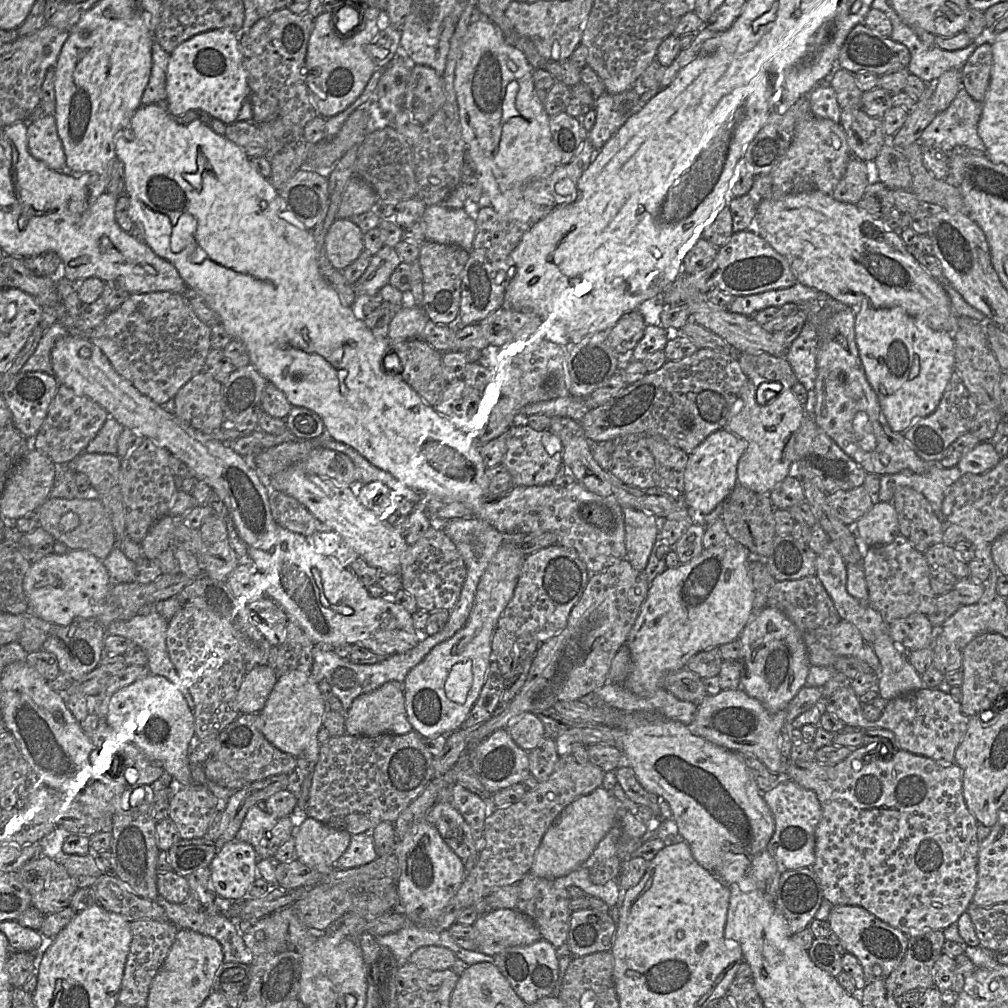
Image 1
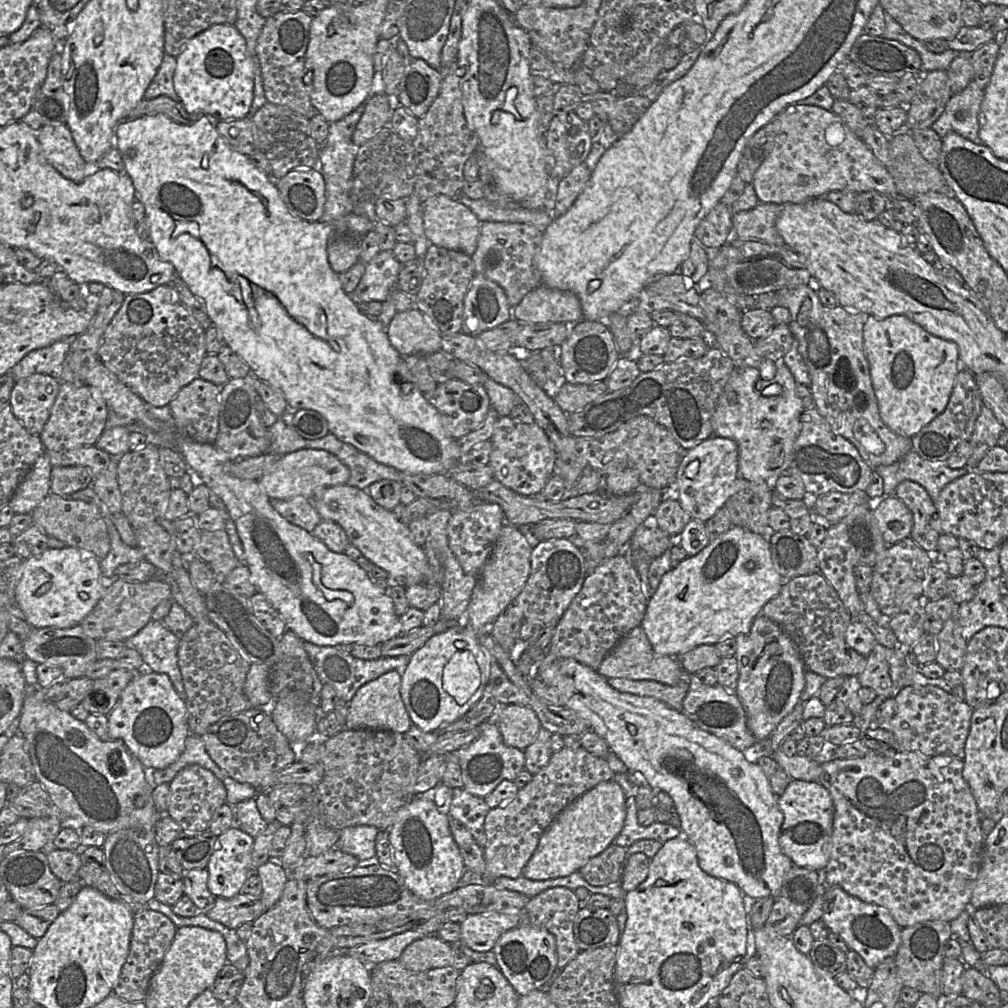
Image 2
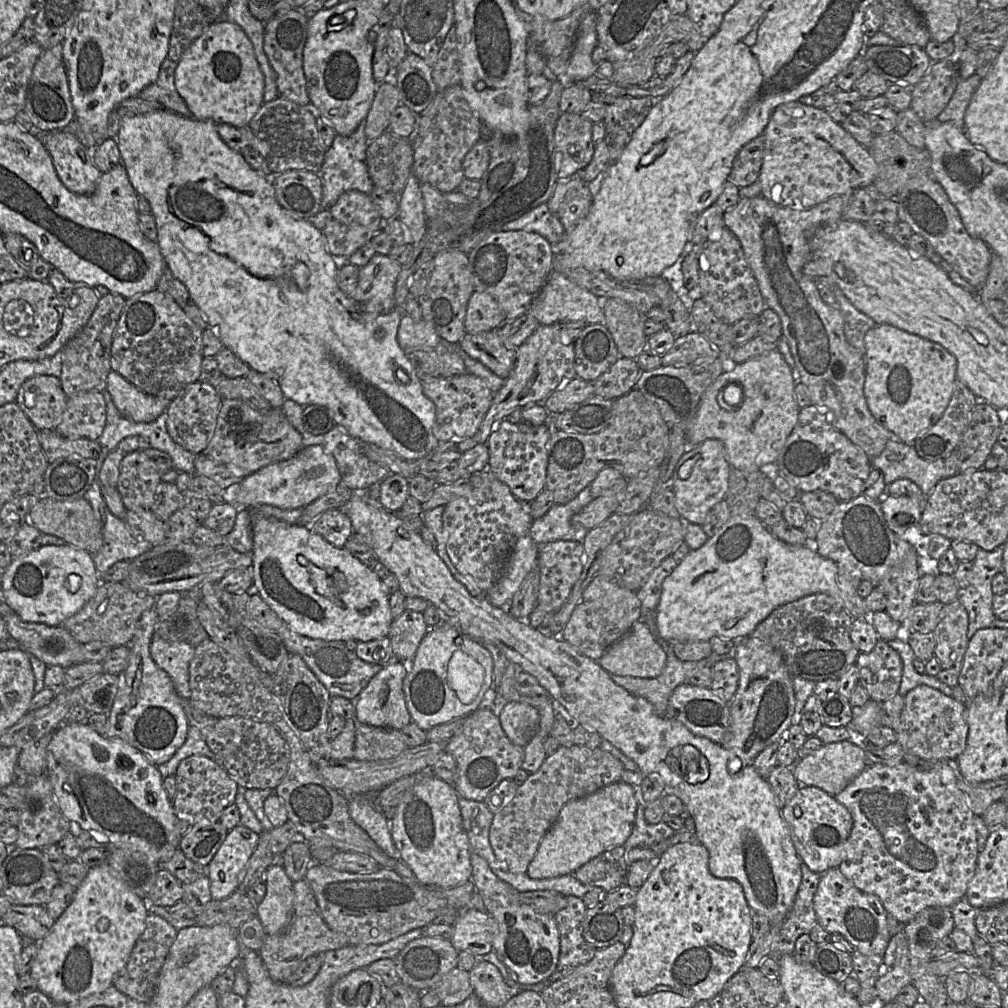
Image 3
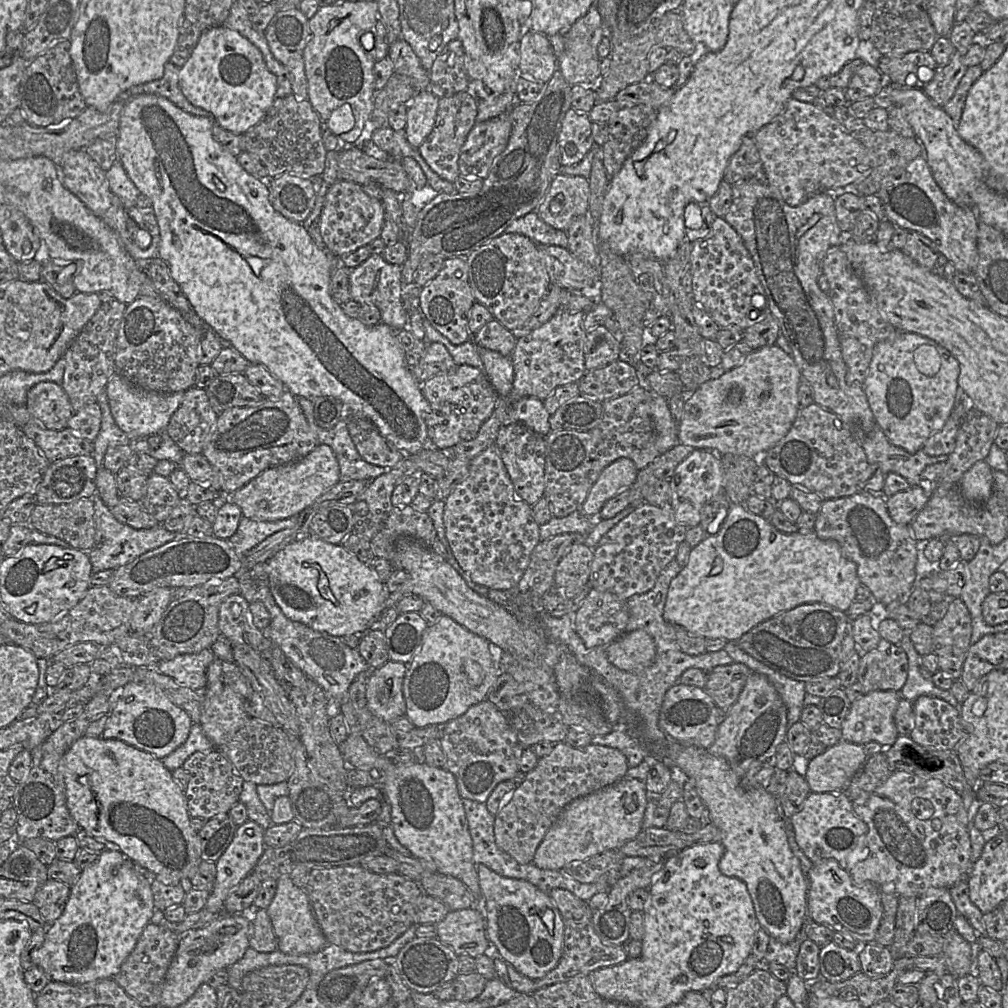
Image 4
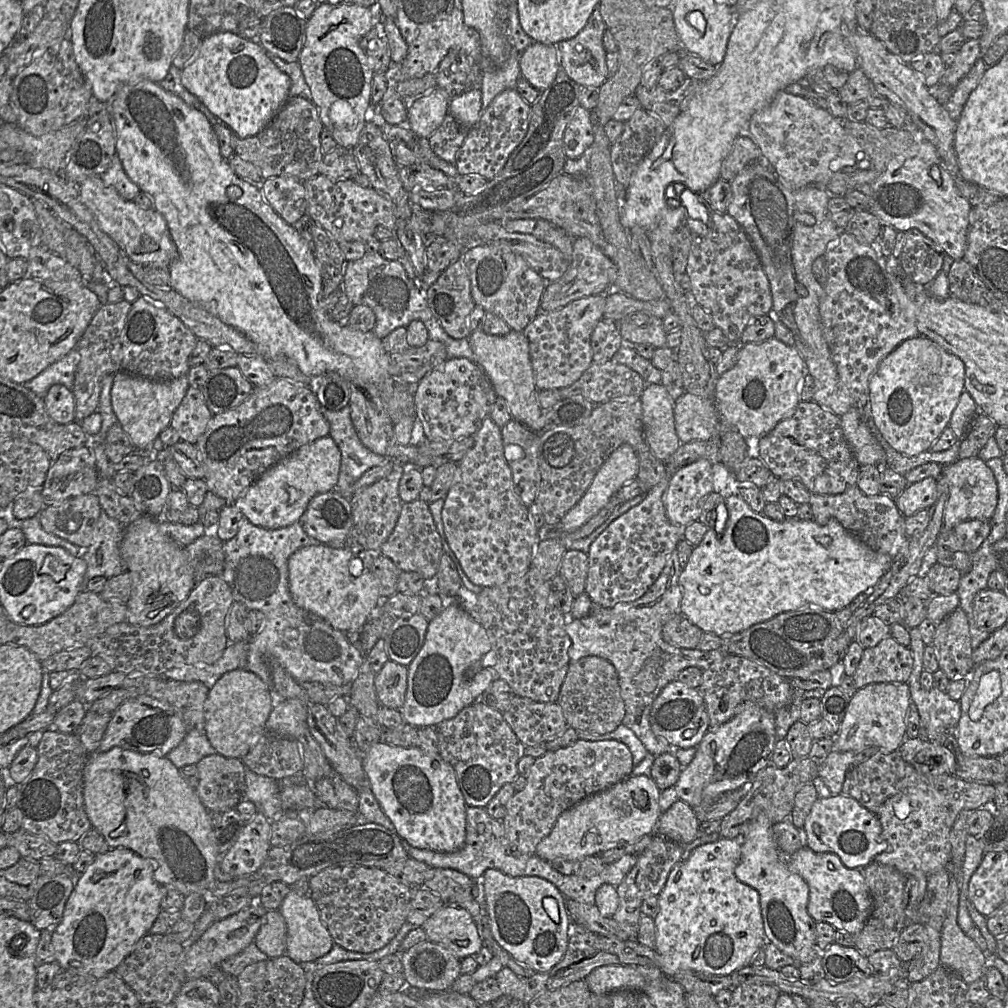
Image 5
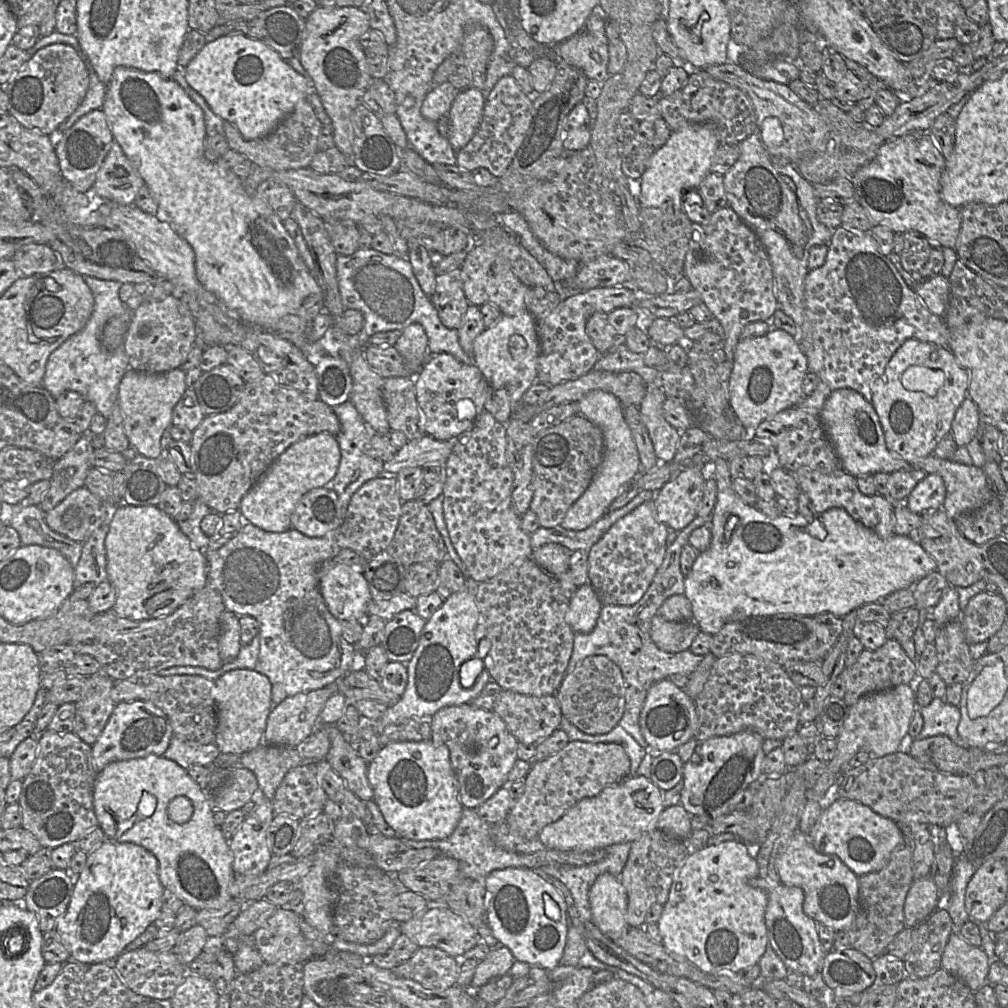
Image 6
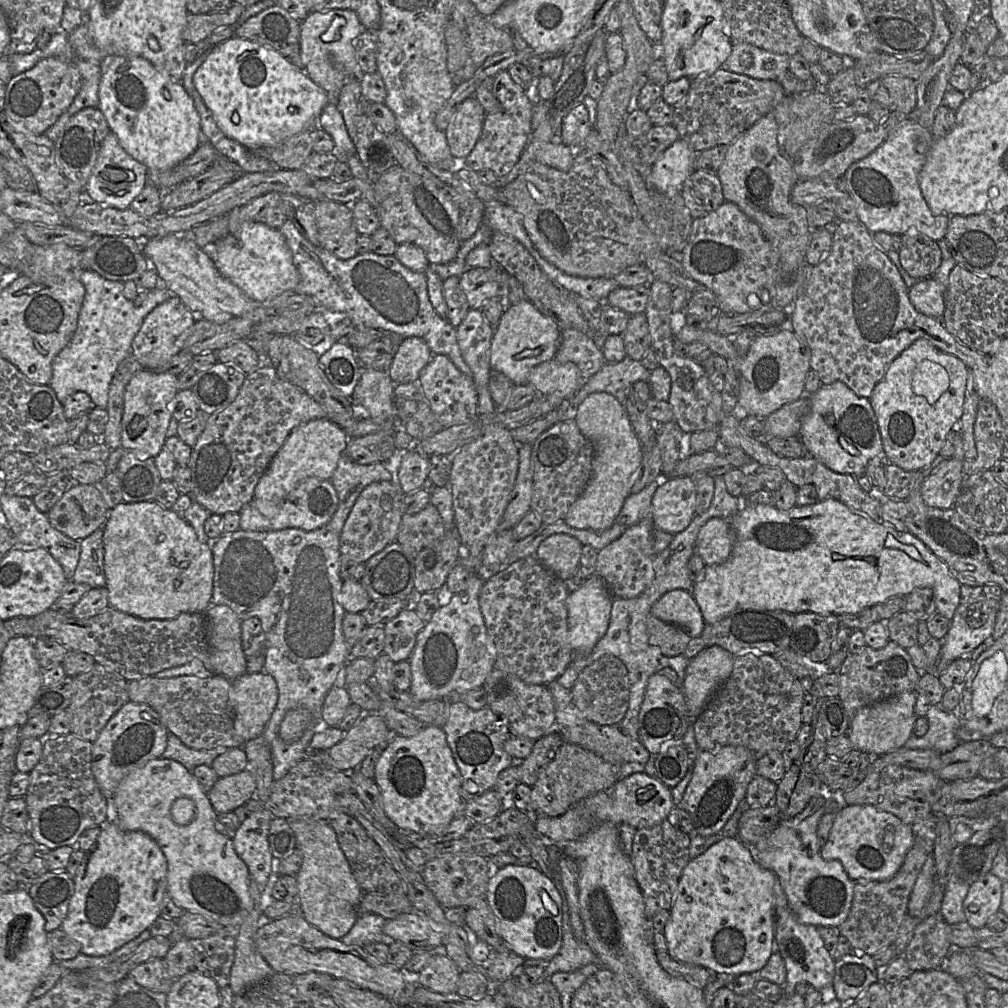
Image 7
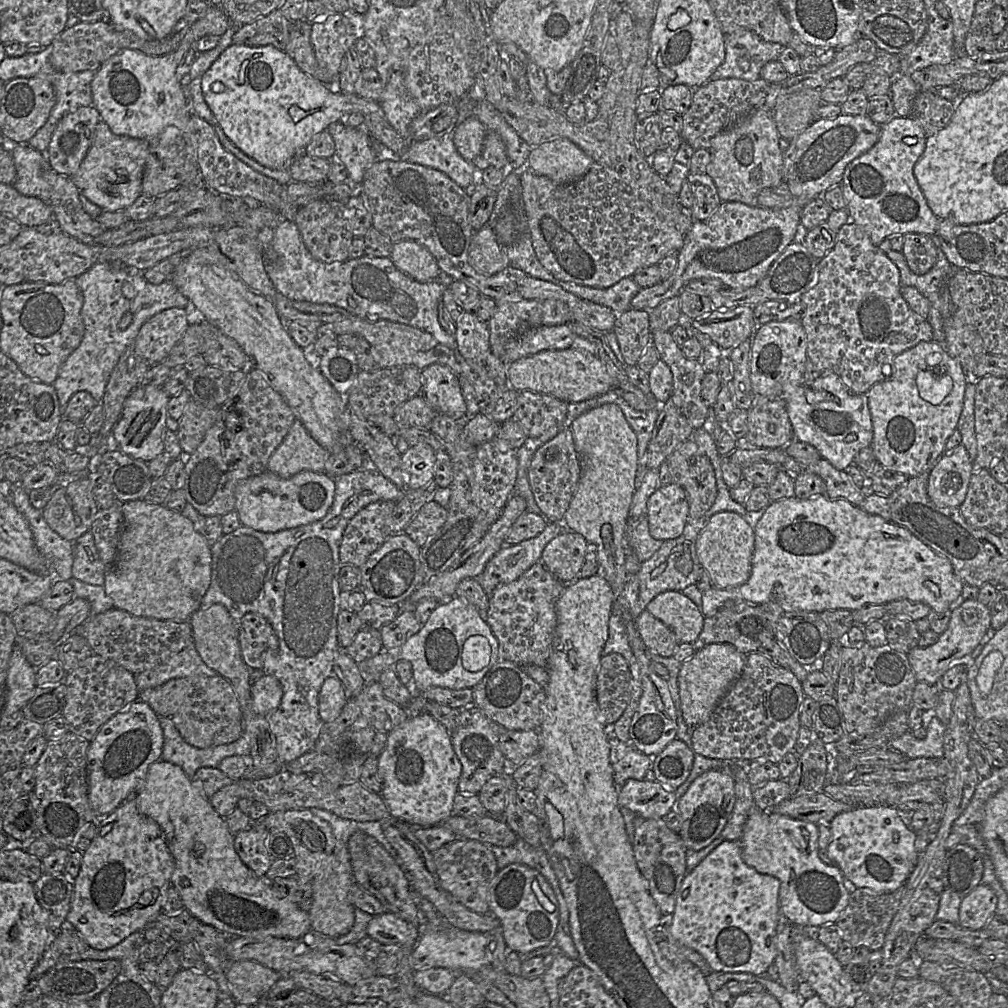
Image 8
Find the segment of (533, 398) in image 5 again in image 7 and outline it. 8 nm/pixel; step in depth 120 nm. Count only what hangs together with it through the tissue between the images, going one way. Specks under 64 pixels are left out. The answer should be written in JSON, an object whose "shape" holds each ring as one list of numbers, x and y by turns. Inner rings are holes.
{"shape":[[527,299,505,308,494,327,490,348,490,368,503,373,515,386,527,383,530,371,537,365,552,360,558,350,561,329,545,317]]}

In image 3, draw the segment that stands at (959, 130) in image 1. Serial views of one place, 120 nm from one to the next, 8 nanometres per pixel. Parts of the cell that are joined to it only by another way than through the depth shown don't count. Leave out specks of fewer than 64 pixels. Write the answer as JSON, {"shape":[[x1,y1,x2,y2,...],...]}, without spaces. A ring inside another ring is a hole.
{"shape":[[974,73,966,79,961,79,946,108,938,115,941,123,951,122,964,131,964,116,971,98,980,85,981,77]]}

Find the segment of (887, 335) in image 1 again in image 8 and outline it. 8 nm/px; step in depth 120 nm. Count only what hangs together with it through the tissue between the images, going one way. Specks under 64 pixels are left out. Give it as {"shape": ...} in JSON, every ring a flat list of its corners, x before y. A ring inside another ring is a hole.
{"shape":[[922,341,894,358,894,372,889,379,874,384,866,393,873,425,872,449,878,461,908,478,932,470,945,453,947,439,956,430,964,405,967,378,961,364,935,341],[939,354,939,365,930,367,927,358]]}

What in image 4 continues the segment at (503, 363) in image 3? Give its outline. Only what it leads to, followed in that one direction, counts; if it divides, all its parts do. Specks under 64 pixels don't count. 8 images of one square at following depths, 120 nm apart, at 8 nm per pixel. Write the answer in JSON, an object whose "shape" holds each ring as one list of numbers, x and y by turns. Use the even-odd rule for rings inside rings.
{"shape":[[495,318,481,327,472,336,472,340,476,347,484,347,506,357,512,355,516,345,516,338,513,333]]}

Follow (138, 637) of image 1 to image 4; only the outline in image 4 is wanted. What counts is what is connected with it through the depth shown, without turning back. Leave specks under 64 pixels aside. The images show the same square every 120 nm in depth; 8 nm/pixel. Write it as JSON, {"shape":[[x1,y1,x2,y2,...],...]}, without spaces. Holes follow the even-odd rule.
{"shape":[[205,649,197,654,183,654,172,660,162,661,157,665,157,670,181,686,202,692,207,685,208,666,215,659,214,653]]}

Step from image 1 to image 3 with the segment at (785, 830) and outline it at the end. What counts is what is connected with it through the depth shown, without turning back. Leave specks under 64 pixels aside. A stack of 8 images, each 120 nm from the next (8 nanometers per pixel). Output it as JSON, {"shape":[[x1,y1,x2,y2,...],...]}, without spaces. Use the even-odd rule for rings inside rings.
{"shape":[[800,785,793,798,782,807,781,815,798,856,811,871,822,874,830,868,838,868,844,858,844,846,853,820,848,809,835,796,815,786]]}

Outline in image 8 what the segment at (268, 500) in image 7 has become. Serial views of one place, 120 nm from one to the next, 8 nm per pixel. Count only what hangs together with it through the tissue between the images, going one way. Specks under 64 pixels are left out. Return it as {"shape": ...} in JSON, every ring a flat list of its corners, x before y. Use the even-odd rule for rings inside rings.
{"shape":[[296,418,270,457,266,470,281,478,290,478,303,470,323,473,329,454]]}

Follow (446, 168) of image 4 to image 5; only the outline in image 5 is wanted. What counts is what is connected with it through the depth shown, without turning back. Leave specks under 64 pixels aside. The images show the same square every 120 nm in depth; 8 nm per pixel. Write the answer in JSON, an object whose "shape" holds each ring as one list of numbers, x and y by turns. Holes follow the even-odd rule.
{"shape":[[448,113,441,125,429,137,433,152,441,159,456,164,457,155,469,130,461,127]]}

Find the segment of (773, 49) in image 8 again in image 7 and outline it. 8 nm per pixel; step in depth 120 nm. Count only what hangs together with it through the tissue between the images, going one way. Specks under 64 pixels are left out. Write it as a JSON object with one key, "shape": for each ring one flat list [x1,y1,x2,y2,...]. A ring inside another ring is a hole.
{"shape":[[734,43,732,53,721,67,757,80,777,81,789,72,790,56,776,54,748,43]]}

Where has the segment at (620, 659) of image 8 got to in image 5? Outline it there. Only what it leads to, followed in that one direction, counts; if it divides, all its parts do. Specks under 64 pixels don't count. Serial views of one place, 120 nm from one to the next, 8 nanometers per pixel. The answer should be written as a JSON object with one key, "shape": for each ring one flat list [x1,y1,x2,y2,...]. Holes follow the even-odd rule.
{"shape":[[598,656,582,657,570,662,567,674,557,699,568,727,592,734,607,734,614,731,625,715,618,674,615,667]]}

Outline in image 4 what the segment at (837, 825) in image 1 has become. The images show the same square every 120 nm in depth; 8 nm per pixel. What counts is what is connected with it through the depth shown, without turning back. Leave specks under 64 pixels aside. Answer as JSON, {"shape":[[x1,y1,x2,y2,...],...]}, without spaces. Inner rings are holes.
{"shape":[[897,770,871,794,865,804,853,804,853,808,857,816,867,824,868,830,865,835,865,847,869,849,868,856,864,860,856,863,849,871,855,883,872,882,880,891,894,893,898,897,918,898,931,887,944,887,949,889,957,881,964,879,969,874,971,869,971,843,968,832,968,813,963,805,963,799,957,790,944,784,941,780,937,778,922,778,916,774]]}

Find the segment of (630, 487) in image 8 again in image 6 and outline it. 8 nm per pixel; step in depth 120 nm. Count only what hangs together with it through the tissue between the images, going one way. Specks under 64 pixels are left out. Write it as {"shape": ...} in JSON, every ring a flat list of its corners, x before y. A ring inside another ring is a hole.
{"shape":[[593,390,578,401,579,414,597,425,603,433,605,452,589,486,568,509,561,526,564,529,581,531,592,525,609,509,620,491,640,474,640,458,631,430,625,420,624,406,611,393]]}

